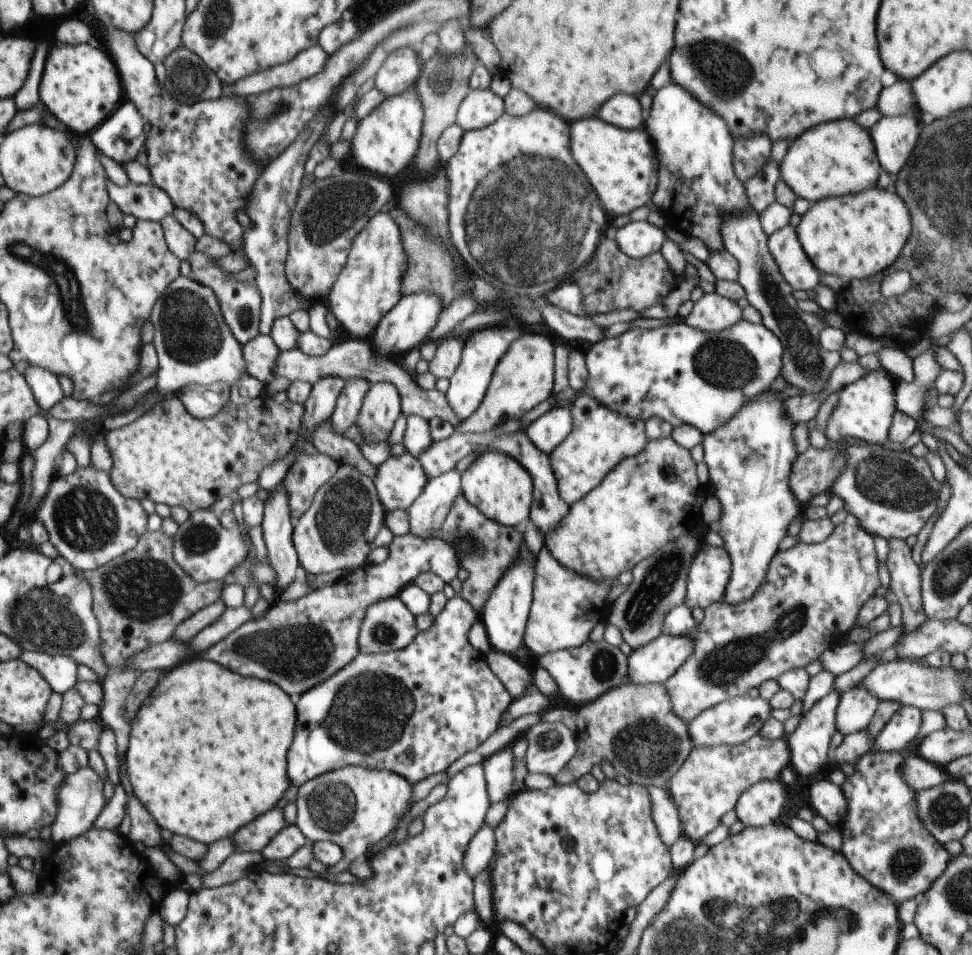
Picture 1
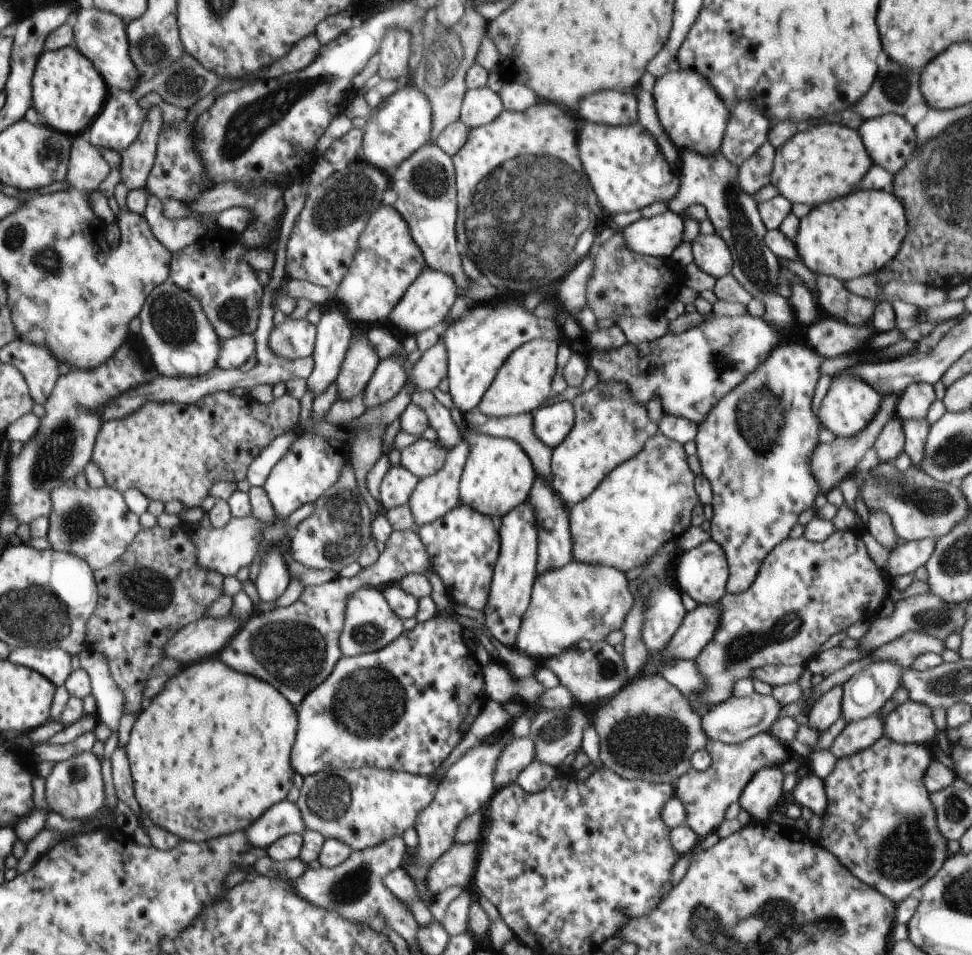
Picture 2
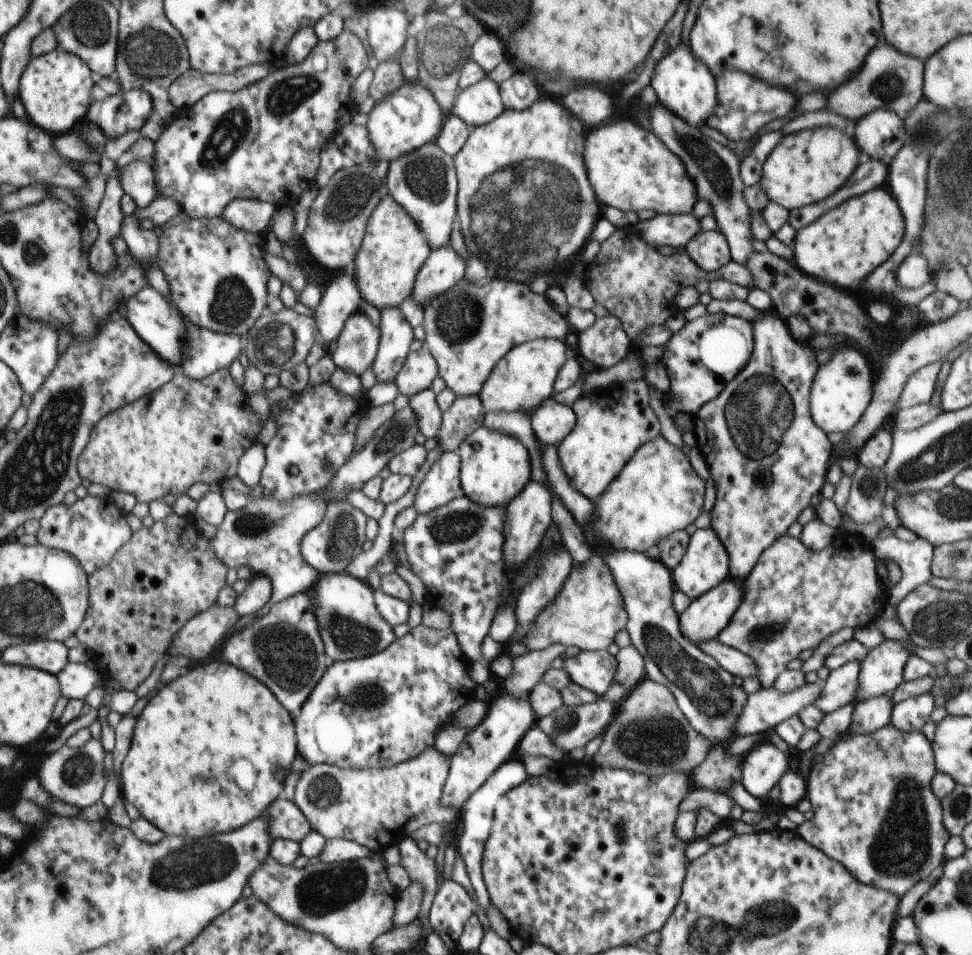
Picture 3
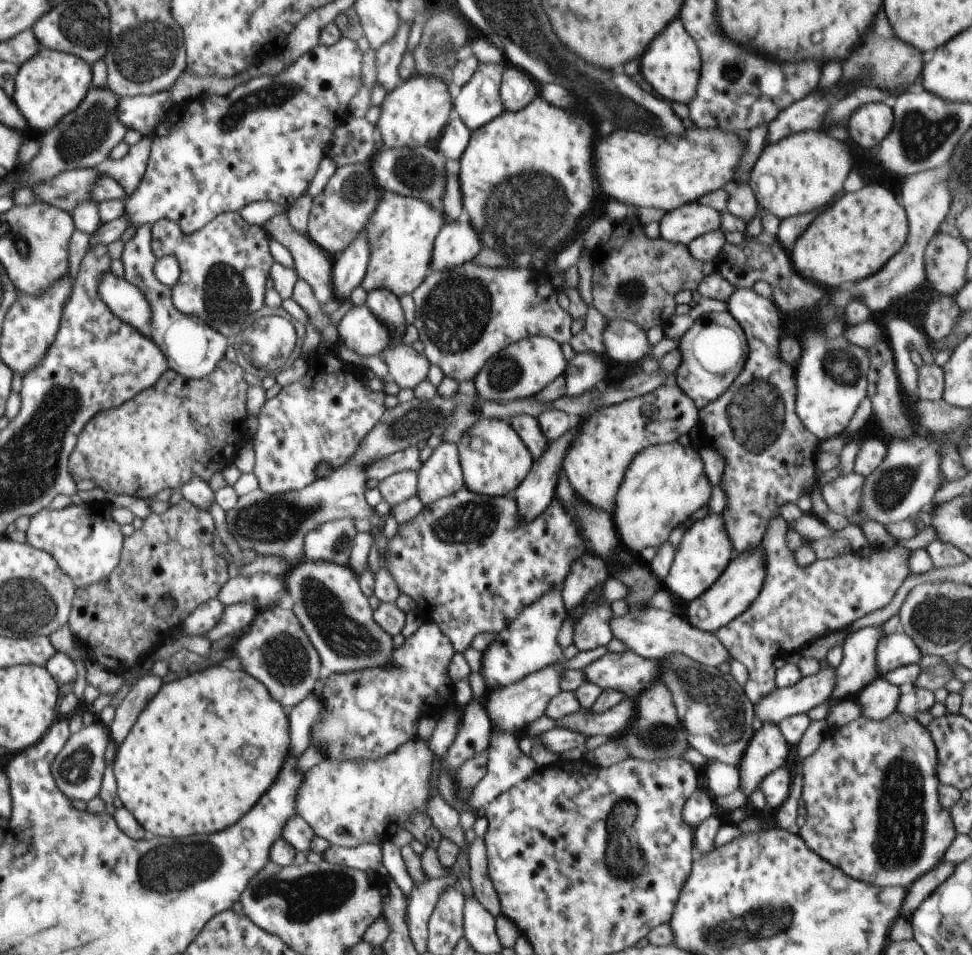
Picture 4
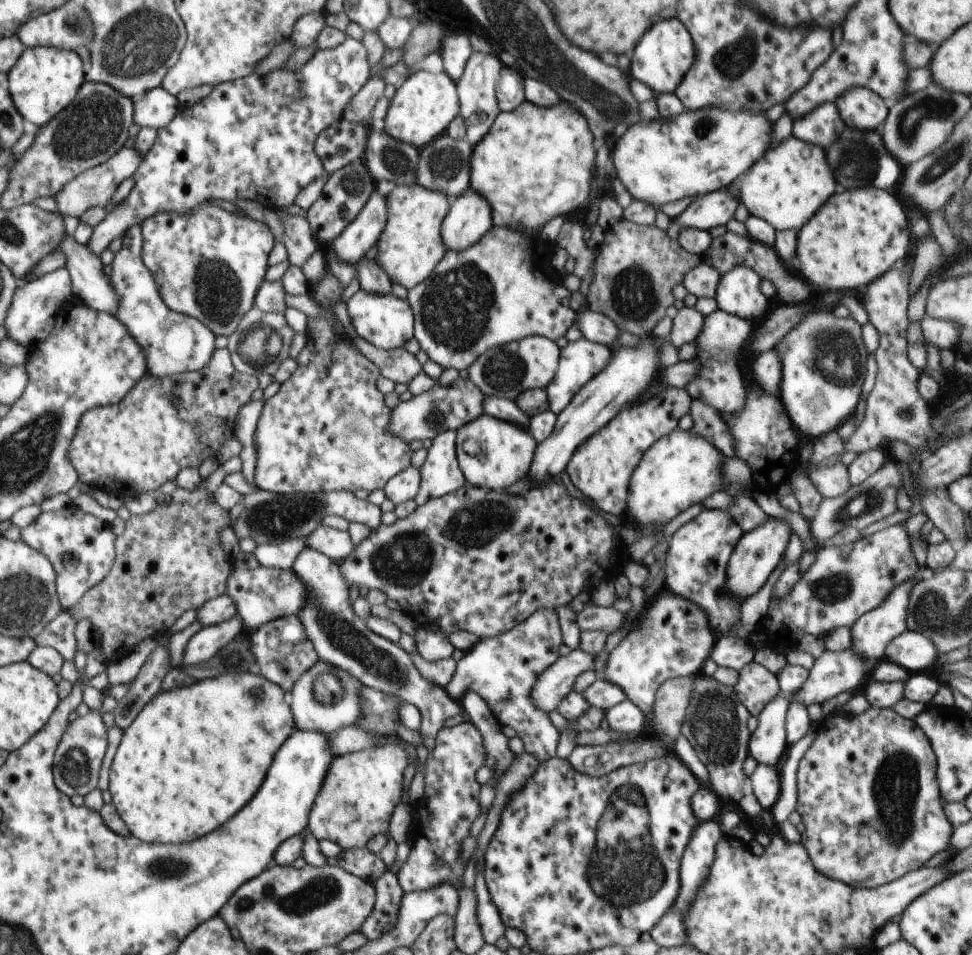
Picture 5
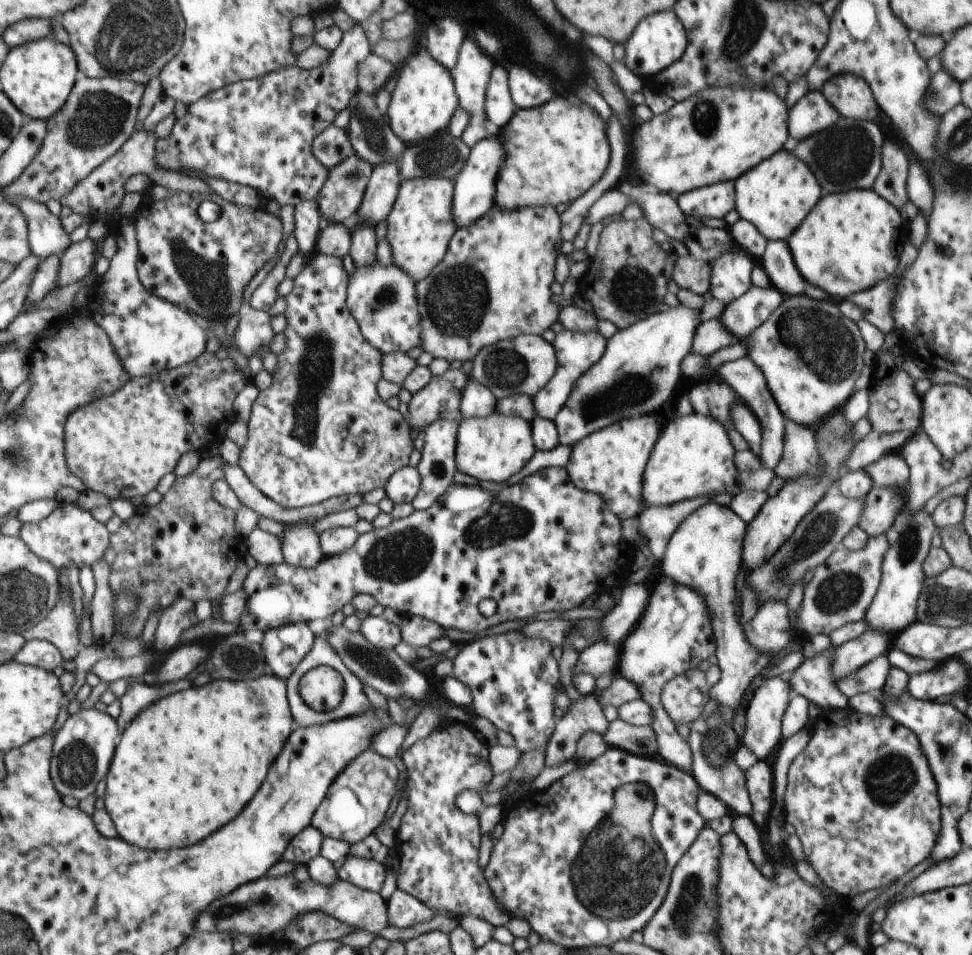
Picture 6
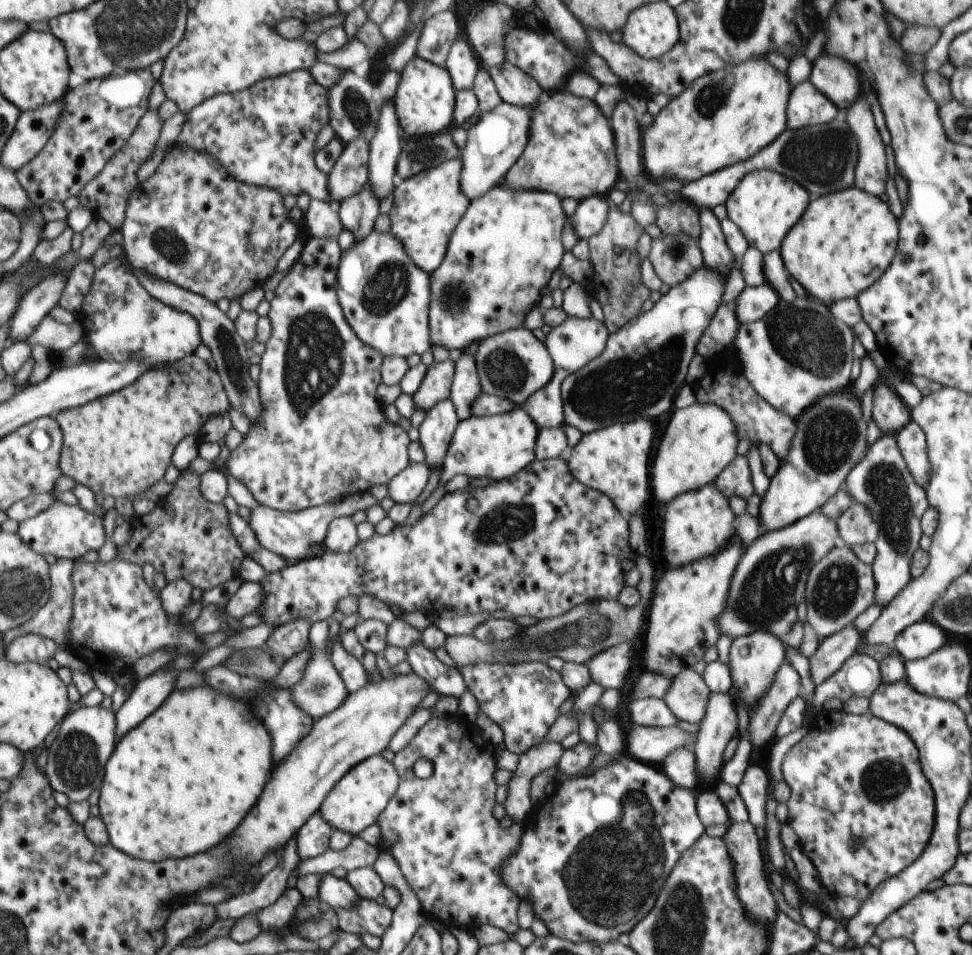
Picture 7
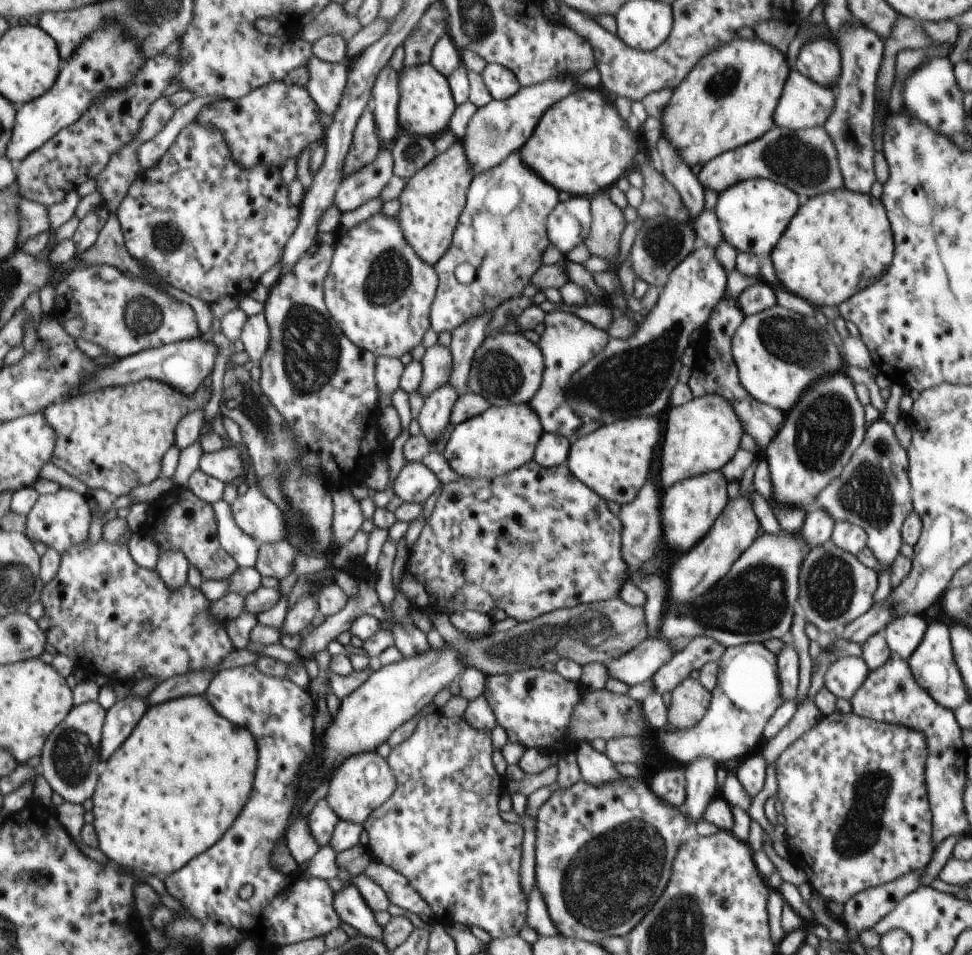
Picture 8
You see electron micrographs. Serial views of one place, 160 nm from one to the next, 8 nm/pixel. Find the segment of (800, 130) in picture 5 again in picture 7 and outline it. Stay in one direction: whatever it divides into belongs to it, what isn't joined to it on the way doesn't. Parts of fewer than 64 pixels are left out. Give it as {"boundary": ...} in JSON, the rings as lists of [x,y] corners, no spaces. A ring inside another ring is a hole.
{"boundary":[[[808,80],[791,90],[786,111],[787,126],[796,130],[831,123],[837,112],[835,104]]]}

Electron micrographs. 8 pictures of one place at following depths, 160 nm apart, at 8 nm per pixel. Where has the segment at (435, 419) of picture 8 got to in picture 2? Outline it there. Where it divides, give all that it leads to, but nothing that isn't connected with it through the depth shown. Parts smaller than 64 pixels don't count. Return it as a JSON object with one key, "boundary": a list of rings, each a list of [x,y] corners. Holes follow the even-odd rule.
{"boundary":[[[460,439],[460,442],[448,453],[445,465],[433,475],[418,481],[408,504],[418,527],[442,518],[461,502],[459,497],[459,480],[467,461],[470,445],[466,439]]]}

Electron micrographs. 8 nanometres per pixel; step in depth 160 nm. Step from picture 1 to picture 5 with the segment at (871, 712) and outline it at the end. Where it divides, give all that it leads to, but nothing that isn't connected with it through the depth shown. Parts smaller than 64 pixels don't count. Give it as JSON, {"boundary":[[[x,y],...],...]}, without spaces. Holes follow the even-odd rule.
{"boundary":[[[908,630],[893,638],[885,648],[885,659],[899,664],[910,674],[930,672],[938,654],[929,638]]]}

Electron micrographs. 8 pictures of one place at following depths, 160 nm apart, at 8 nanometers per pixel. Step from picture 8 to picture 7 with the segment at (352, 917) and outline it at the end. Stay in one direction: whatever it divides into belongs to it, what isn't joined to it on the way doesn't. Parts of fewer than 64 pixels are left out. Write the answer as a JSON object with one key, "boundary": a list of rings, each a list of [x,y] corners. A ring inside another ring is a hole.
{"boundary":[[[331,873],[322,875],[318,887],[318,897],[323,906],[330,909],[348,908],[357,903],[359,894],[346,879],[337,878]]]}

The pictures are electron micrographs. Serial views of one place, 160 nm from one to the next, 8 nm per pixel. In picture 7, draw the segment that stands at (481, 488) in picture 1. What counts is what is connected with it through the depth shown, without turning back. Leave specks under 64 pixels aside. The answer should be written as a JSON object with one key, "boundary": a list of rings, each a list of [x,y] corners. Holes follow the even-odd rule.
{"boundary":[[[518,407],[504,414],[483,417],[472,415],[461,420],[452,435],[438,485],[446,485],[456,474],[466,474],[469,478],[491,478],[495,481],[509,479],[536,459],[535,444],[538,431],[539,428],[526,411]]]}

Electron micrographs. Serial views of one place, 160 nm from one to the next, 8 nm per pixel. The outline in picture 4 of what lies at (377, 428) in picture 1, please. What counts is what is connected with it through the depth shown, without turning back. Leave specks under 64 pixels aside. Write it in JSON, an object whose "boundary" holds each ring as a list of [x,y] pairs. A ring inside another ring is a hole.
{"boundary":[[[374,289],[366,294],[365,305],[391,333],[392,338],[388,348],[404,344],[407,324],[399,298],[386,289]]]}

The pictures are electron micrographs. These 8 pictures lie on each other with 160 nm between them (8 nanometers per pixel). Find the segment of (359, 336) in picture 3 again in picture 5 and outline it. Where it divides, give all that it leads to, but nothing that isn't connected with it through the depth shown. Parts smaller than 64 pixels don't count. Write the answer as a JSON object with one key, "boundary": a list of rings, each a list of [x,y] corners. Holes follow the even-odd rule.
{"boundary":[[[360,288],[345,305],[356,334],[378,348],[392,350],[404,347],[404,344],[413,337],[414,315],[406,300],[401,300],[392,294],[370,294]]]}

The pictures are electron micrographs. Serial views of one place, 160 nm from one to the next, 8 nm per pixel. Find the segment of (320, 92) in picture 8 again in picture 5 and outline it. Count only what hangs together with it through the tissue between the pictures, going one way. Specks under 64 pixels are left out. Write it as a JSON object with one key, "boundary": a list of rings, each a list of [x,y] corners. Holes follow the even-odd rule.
{"boundary":[[[369,128],[367,147],[362,158],[369,173],[376,180],[390,180],[396,185],[416,185],[419,165],[419,149],[408,143],[396,140],[385,130],[376,132]]]}

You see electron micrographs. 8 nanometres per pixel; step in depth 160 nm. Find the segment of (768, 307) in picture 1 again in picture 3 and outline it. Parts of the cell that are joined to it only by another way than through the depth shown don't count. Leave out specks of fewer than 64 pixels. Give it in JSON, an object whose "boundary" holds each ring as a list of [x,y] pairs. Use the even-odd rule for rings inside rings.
{"boundary":[[[657,102],[656,105],[644,111],[643,109],[635,106],[637,116],[640,113],[648,113],[649,121],[651,125],[648,130],[656,133],[656,136],[668,147],[670,152],[673,152],[675,155],[678,155],[678,158],[683,162],[683,165],[686,167],[686,172],[693,179],[696,189],[696,194],[699,200],[705,200],[710,202],[713,208],[713,216],[717,222],[717,229],[726,237],[726,240],[729,244],[729,249],[731,252],[731,260],[737,262],[741,265],[746,265],[749,261],[750,255],[755,252],[754,246],[752,245],[753,232],[751,229],[751,220],[753,219],[753,210],[750,209],[746,200],[744,199],[744,189],[746,188],[743,180],[741,179],[739,173],[739,166],[741,165],[740,157],[731,149],[726,147],[726,144],[718,144],[716,140],[710,140],[706,138],[700,129],[689,125],[687,122],[684,122],[684,119],[681,119],[678,115],[672,114],[669,110]]]}

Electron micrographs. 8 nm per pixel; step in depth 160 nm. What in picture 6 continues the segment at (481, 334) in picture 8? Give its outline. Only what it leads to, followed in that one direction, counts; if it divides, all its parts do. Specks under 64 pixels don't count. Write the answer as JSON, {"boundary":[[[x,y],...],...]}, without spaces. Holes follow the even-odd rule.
{"boundary":[[[467,376],[467,385],[461,394],[461,415],[464,419],[485,417],[497,412],[497,398],[489,388],[475,383]]]}

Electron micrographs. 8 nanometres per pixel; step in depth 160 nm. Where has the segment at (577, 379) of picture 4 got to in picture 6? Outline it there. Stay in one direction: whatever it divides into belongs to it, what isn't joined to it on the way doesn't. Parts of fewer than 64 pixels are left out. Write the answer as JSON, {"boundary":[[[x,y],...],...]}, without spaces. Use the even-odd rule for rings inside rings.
{"boundary":[[[564,329],[557,333],[557,337],[552,343],[557,358],[554,376],[546,386],[543,386],[533,396],[533,405],[538,417],[547,418],[551,421],[556,418],[558,412],[566,404],[578,378],[603,357],[606,345],[607,339],[599,332],[579,333]]]}

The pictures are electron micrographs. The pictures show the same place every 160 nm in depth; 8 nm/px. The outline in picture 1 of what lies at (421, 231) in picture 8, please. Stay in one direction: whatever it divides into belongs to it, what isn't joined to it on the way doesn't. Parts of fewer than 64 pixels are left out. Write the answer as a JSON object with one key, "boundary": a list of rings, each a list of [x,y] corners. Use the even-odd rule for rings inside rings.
{"boundary":[[[386,210],[375,214],[353,238],[344,268],[327,296],[327,306],[340,326],[357,339],[368,338],[380,319],[402,298],[401,278],[407,267],[402,235]]]}

